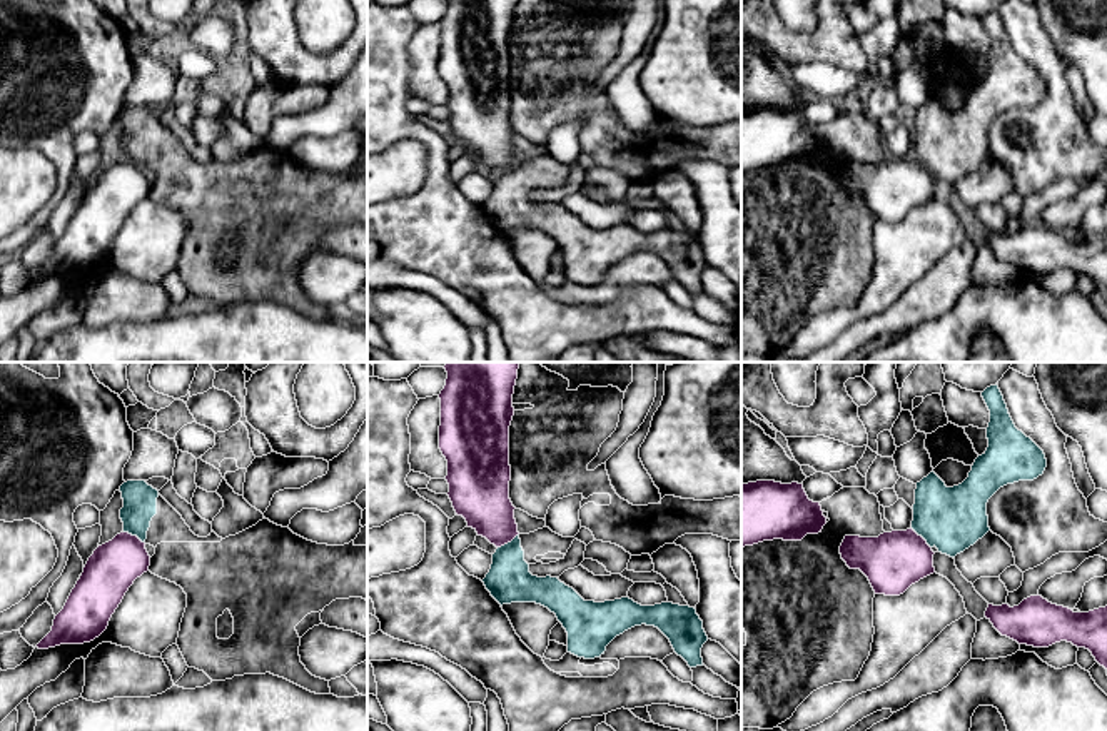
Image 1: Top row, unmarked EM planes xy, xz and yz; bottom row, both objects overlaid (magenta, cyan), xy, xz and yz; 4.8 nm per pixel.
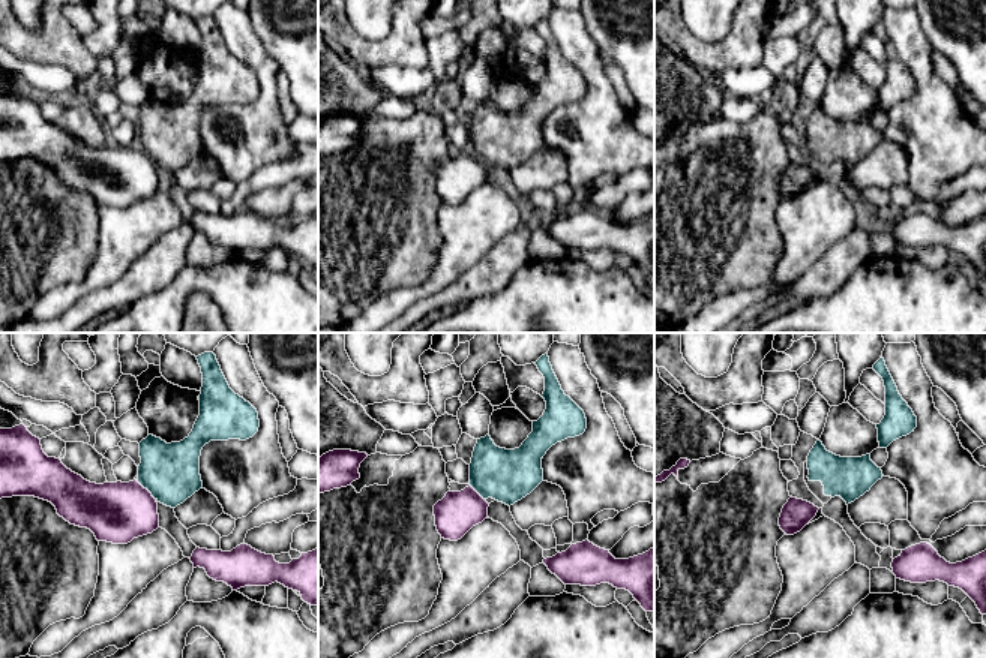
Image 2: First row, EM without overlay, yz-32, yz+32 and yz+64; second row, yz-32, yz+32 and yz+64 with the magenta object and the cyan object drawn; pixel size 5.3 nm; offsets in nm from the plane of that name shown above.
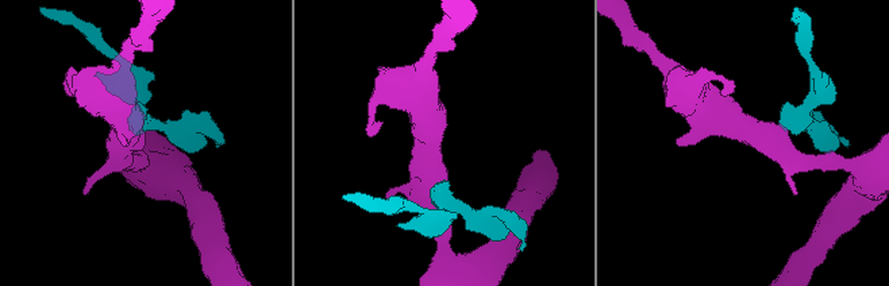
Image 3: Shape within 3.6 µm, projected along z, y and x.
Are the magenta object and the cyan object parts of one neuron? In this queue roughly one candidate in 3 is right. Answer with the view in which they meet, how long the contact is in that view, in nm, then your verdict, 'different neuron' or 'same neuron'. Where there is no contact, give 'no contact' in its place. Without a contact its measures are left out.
contact in yz; length 140 nm; different neuron

